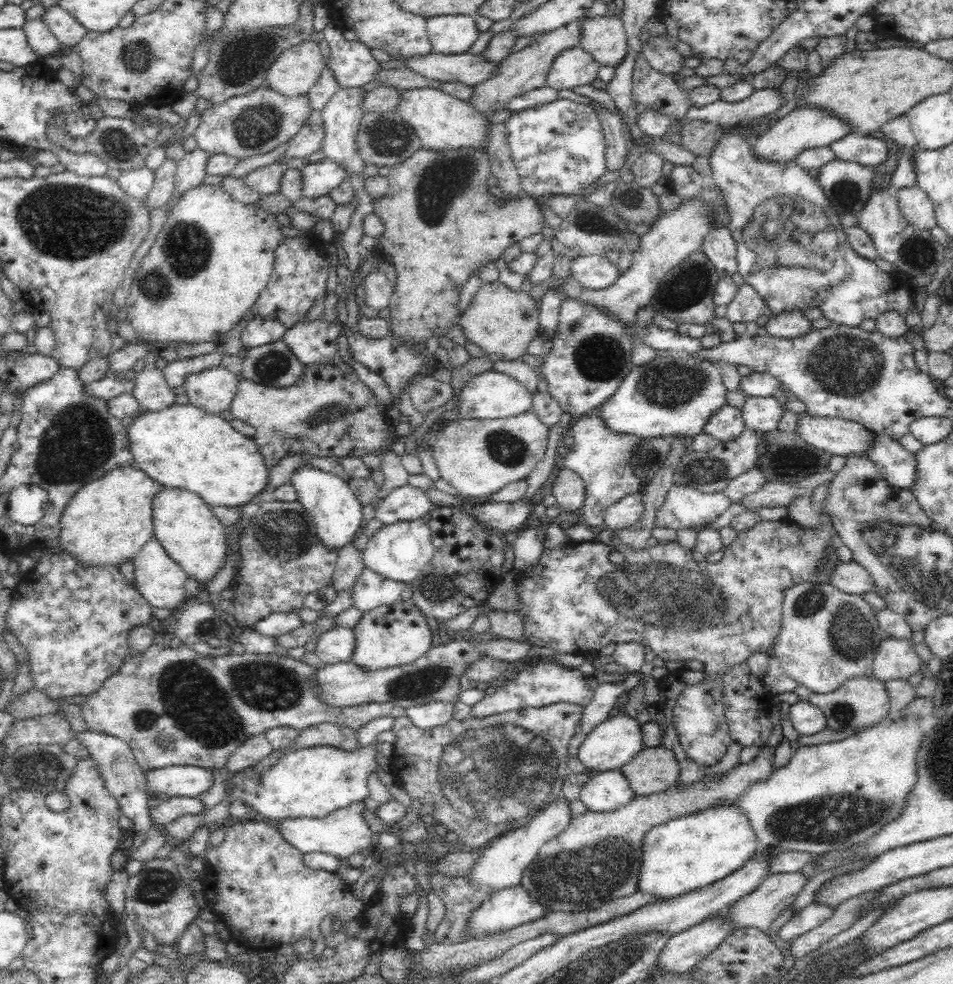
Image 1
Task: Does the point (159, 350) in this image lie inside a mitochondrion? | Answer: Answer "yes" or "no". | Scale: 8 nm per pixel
no

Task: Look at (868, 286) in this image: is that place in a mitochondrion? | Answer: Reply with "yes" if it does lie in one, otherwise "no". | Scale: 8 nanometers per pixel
no

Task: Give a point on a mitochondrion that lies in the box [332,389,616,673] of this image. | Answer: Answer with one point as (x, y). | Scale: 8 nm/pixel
(503, 446)

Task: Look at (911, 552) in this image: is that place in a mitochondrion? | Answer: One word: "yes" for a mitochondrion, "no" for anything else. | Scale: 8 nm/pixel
yes

